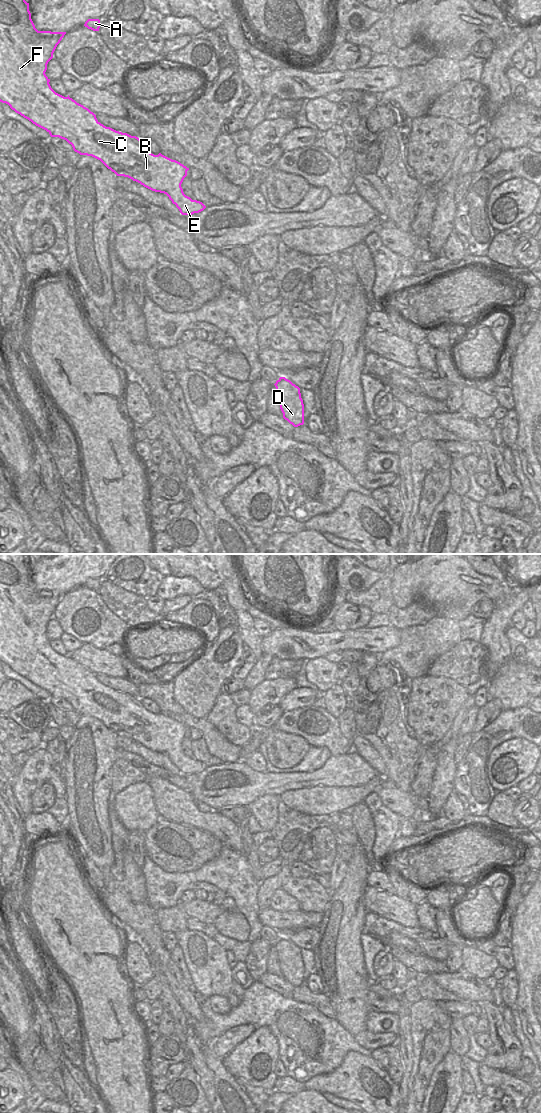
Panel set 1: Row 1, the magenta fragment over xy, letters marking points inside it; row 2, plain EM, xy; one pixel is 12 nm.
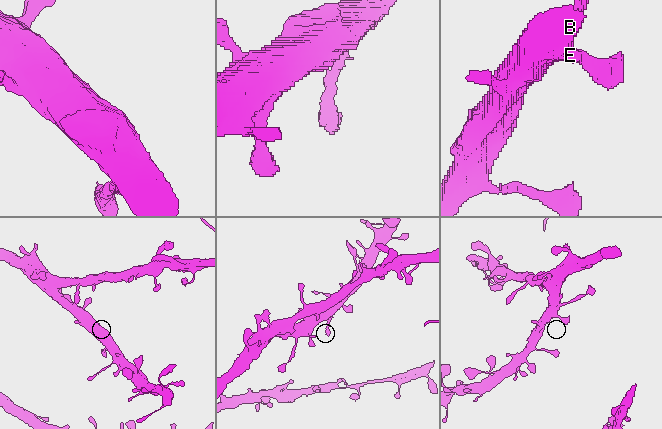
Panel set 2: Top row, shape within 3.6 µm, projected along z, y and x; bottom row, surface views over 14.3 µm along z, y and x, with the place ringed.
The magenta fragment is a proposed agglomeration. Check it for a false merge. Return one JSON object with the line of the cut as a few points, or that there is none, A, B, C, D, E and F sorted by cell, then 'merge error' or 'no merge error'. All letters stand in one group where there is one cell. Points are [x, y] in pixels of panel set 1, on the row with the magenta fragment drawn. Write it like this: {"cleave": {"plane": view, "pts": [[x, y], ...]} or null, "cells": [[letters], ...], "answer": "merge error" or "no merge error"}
{"cleave": null, "cells": [["A", "B", "C", "D", "E", "F"]], "answer": "no merge error"}

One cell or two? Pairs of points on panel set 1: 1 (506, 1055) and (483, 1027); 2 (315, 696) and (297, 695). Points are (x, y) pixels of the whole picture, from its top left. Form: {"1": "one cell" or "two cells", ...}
{"1": "two cells", "2": "one cell"}

